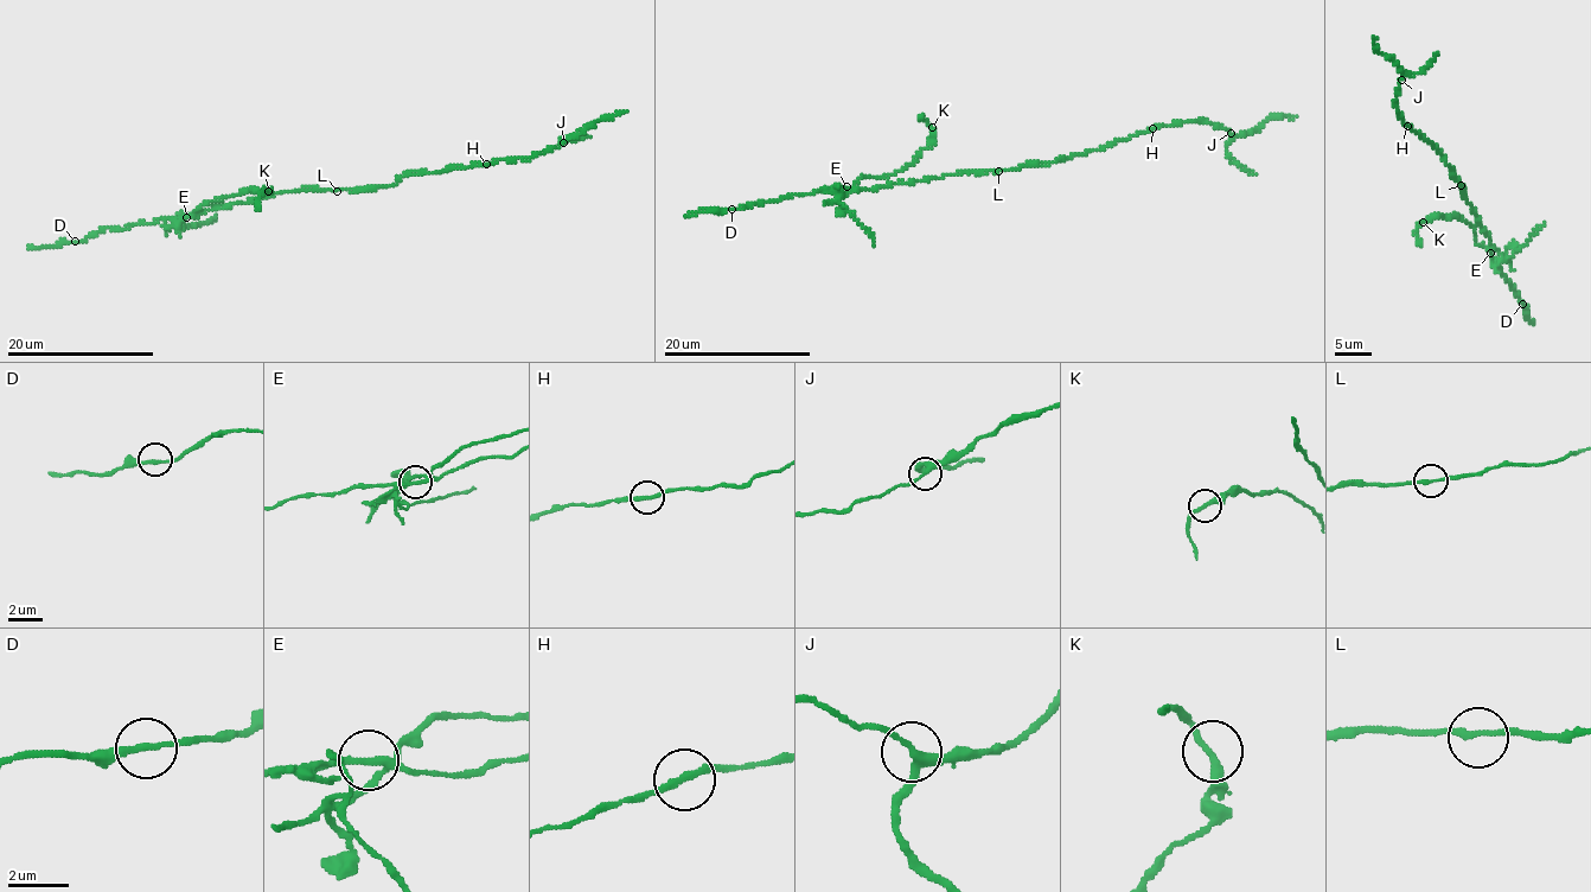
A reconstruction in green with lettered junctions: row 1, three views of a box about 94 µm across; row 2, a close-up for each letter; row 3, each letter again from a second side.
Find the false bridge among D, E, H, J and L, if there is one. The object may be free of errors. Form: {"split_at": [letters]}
{"split_at": ["E"]}

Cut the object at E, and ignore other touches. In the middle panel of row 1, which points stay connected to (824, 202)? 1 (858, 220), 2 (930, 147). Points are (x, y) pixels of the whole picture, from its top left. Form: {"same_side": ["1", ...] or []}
{"same_side": ["1", "2"]}

